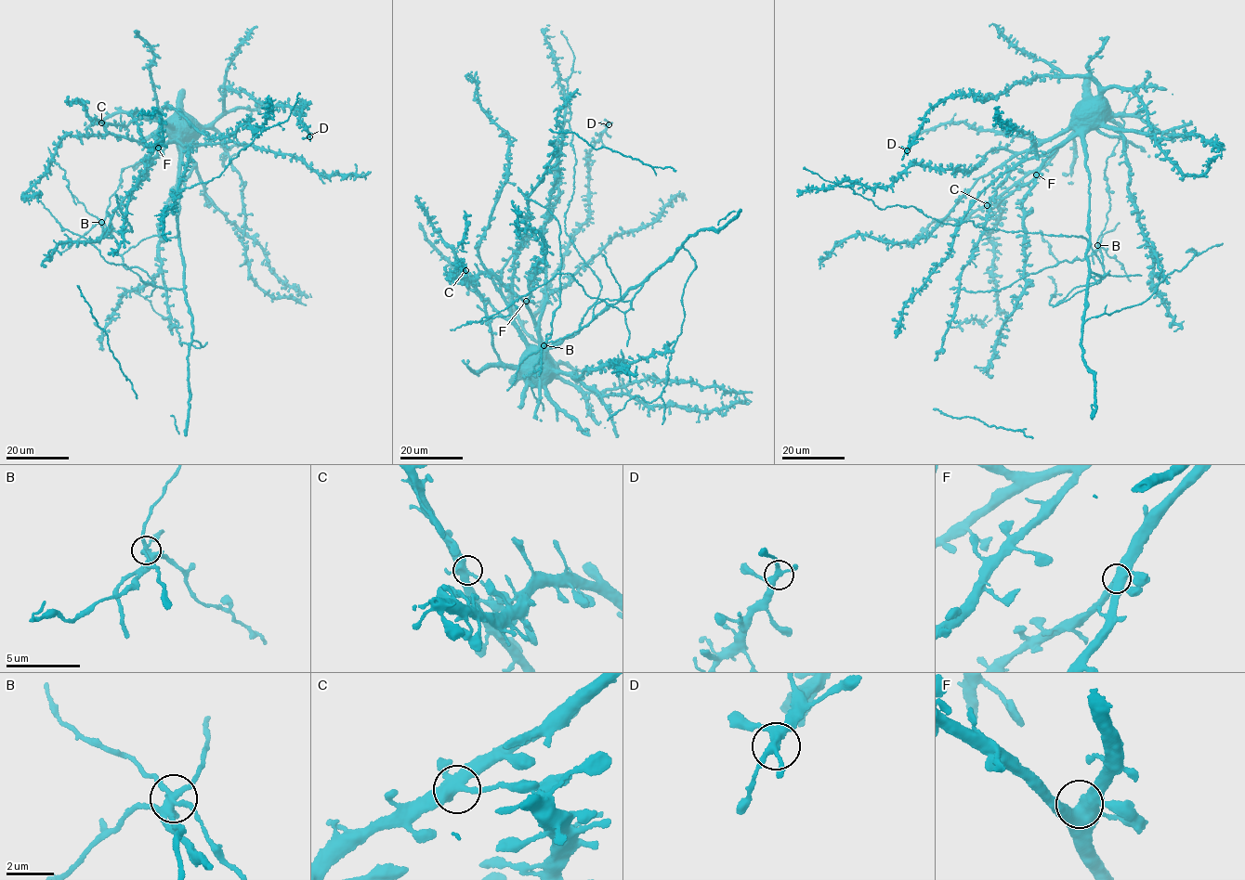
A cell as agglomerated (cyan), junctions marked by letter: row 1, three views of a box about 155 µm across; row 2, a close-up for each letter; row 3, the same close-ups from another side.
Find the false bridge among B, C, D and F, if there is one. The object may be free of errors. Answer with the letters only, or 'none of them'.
B

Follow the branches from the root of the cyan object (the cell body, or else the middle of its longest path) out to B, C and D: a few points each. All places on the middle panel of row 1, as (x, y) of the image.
B: (521, 361), (572, 336), (634, 286), (642, 285), (630, 301), (602, 300), (596, 304), (588, 325), (543, 345)
C: (521, 361), (517, 366), (499, 361), (484, 303), (468, 283), (465, 270)
D: (521, 361), (554, 371), (554, 359), (538, 333), (535, 313), (572, 235), (588, 218), (587, 161), (609, 124)

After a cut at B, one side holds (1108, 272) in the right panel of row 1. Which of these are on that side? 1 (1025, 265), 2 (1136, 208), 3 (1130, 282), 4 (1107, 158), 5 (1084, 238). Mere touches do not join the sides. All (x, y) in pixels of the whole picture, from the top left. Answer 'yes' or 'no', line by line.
1: yes
2: yes
3: no
4: no
5: yes

